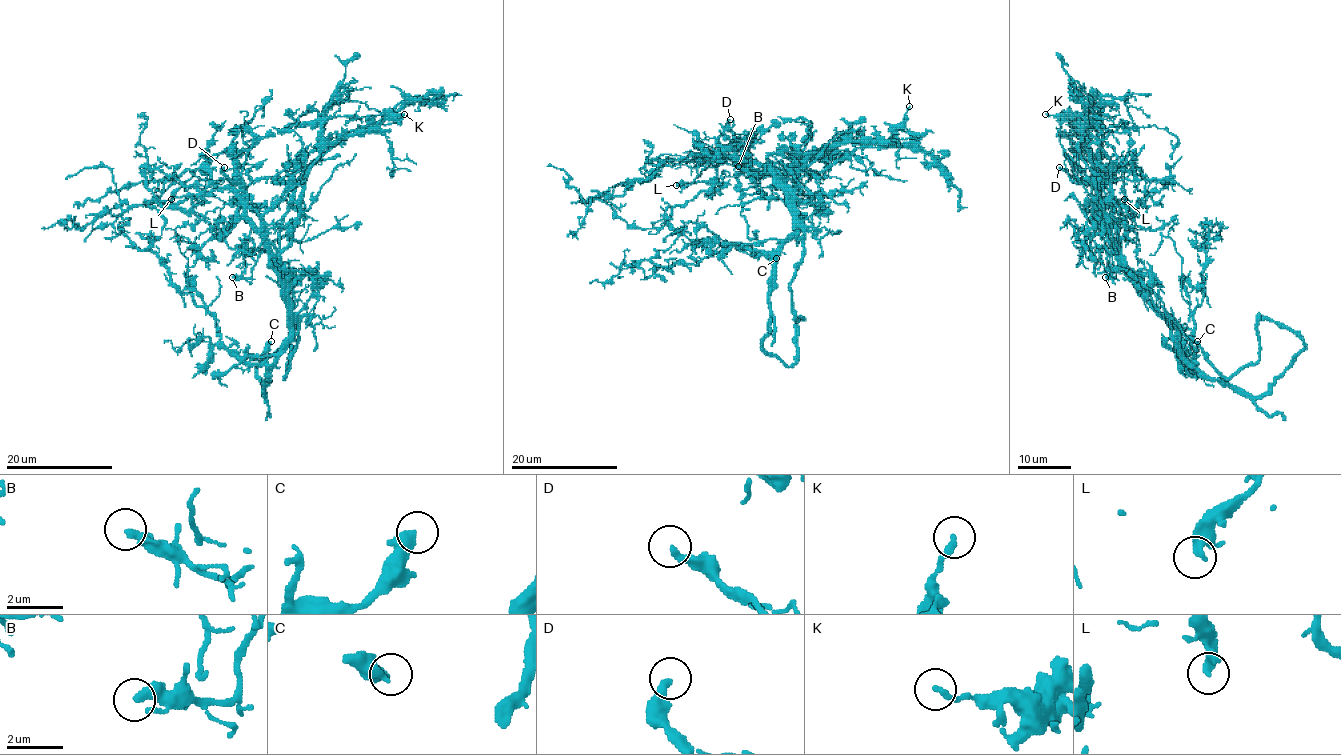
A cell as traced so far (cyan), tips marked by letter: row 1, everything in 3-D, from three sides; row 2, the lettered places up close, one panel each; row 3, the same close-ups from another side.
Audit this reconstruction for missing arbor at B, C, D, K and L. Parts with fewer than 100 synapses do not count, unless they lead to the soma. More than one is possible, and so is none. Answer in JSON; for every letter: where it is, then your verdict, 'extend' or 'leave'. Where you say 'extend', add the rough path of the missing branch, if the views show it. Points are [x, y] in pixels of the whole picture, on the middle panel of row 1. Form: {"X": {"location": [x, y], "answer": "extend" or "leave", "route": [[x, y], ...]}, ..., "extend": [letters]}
{"B": {"location": [738, 166], "answer": "leave"}, "C": {"location": [776, 258], "answer": "leave"}, "D": {"location": [730, 119], "answer": "leave"}, "K": {"location": [909, 106], "answer": "leave"}, "L": {"location": [676, 185], "answer": "leave"}, "extend": []}

